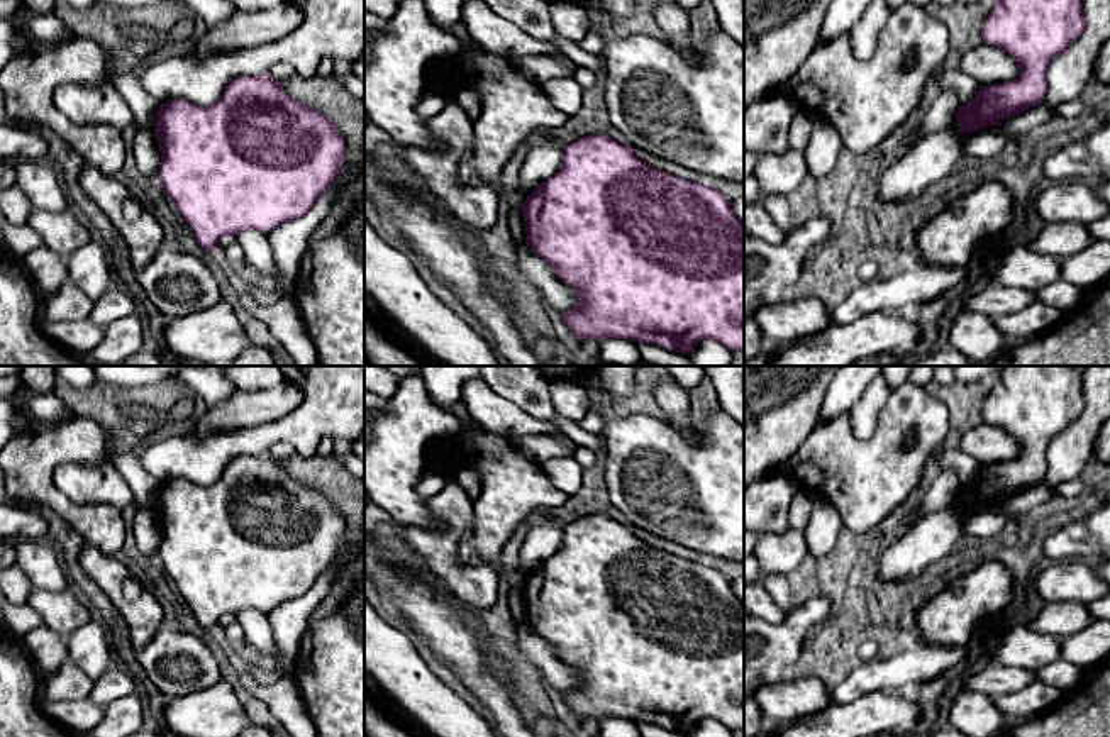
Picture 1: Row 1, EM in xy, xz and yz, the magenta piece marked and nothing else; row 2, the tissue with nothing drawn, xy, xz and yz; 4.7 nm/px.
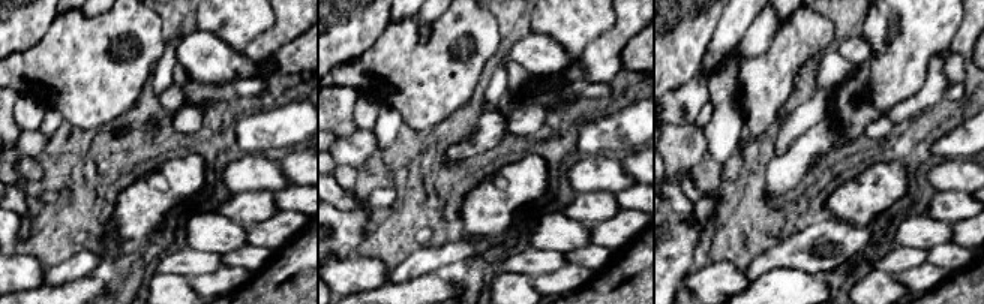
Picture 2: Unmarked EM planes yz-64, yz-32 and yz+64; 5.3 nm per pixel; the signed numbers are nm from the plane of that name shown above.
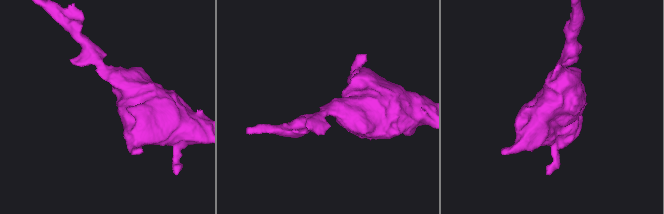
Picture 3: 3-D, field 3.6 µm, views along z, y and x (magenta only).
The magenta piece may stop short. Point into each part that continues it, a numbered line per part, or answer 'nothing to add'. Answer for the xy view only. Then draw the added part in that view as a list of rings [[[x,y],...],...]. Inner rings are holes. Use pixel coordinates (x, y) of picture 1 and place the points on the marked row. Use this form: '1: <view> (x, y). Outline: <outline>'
nothing to add

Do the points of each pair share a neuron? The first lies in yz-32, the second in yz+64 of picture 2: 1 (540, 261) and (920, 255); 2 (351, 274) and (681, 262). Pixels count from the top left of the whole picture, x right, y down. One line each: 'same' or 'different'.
1: same
2: different

